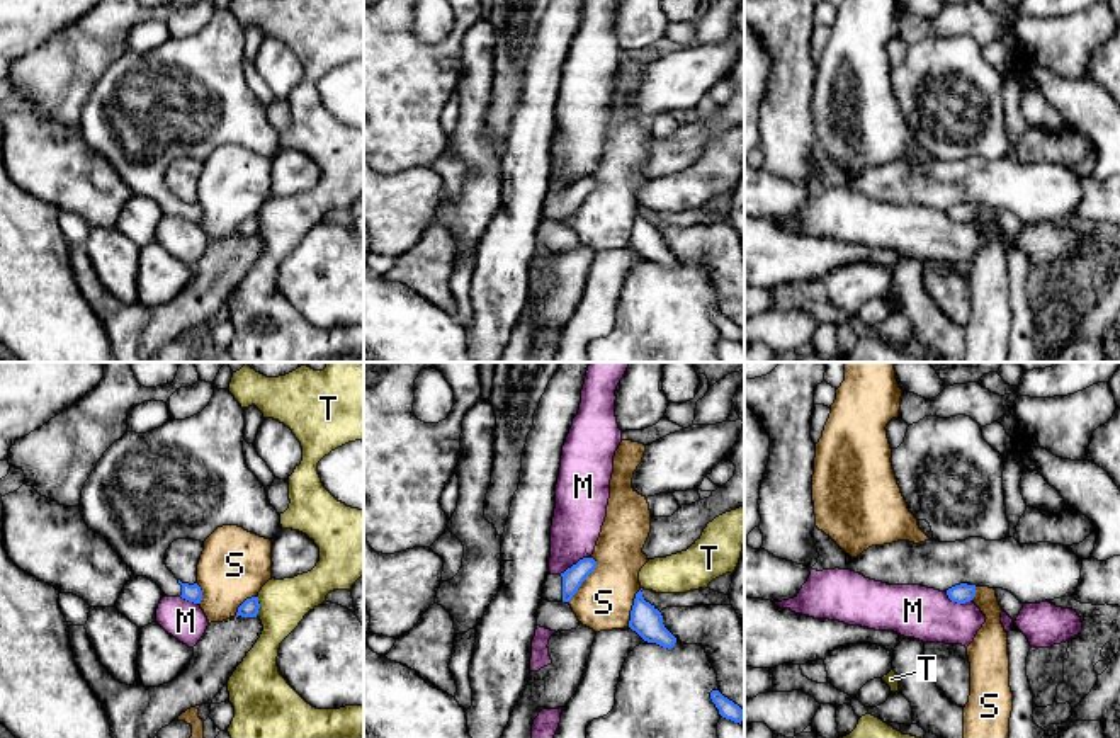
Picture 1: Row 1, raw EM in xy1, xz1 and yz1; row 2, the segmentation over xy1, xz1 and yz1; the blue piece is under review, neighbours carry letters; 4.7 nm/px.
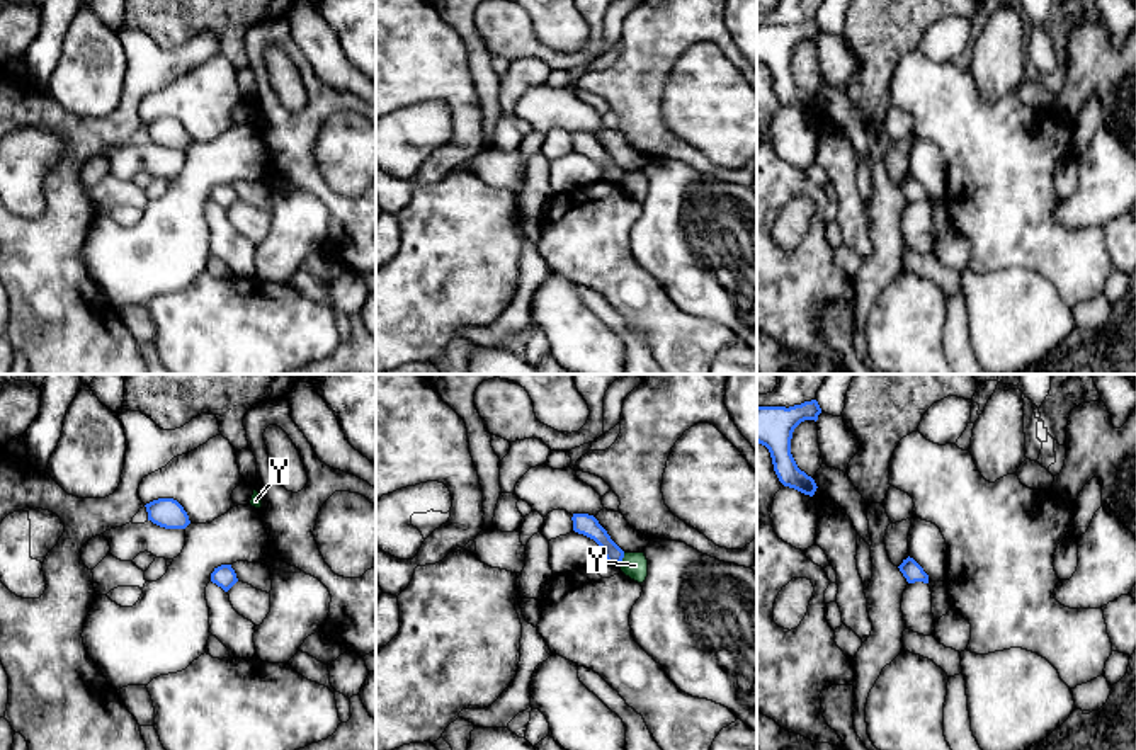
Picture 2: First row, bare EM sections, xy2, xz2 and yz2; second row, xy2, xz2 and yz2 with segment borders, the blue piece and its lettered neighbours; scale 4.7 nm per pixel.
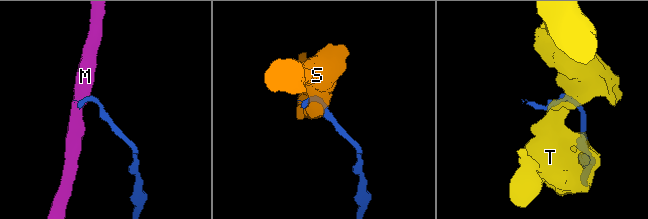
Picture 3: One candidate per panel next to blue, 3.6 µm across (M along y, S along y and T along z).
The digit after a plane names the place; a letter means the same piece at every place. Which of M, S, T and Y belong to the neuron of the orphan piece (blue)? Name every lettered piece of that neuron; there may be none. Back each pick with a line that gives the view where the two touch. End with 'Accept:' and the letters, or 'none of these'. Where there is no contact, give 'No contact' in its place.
Accept: none of these

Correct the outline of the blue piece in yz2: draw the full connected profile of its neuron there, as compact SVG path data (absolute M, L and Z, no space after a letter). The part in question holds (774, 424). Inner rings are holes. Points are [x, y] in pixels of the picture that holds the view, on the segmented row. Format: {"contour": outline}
{"contour": "M816 400L794 406L757 406L757 442L770 452L774 471L784 486L813 497L816 483L801 471L791 454L794 429L804 420L818 420L821 408Z"}

